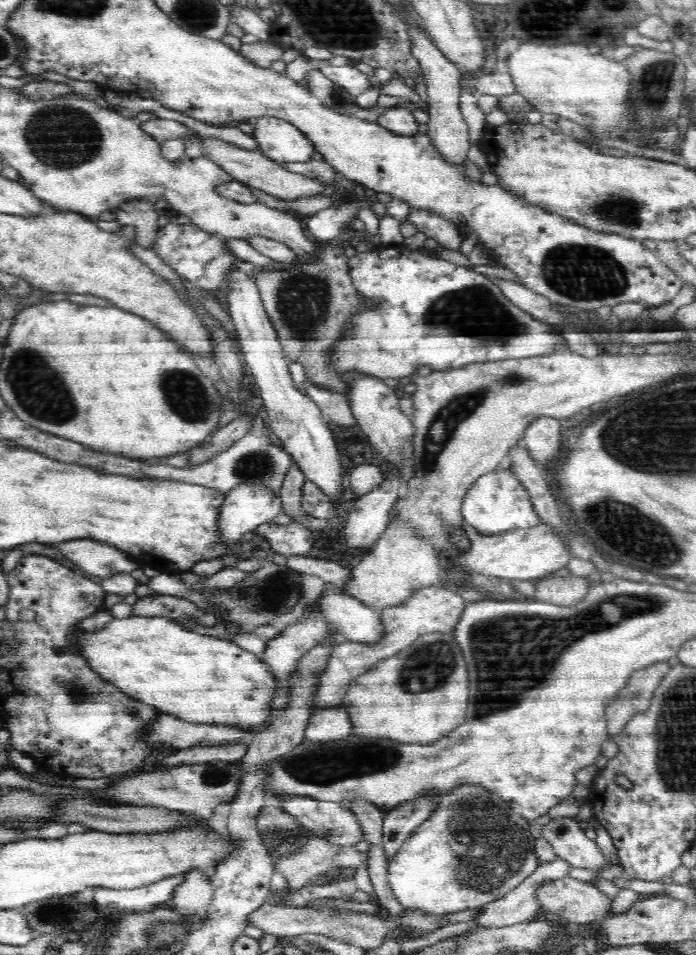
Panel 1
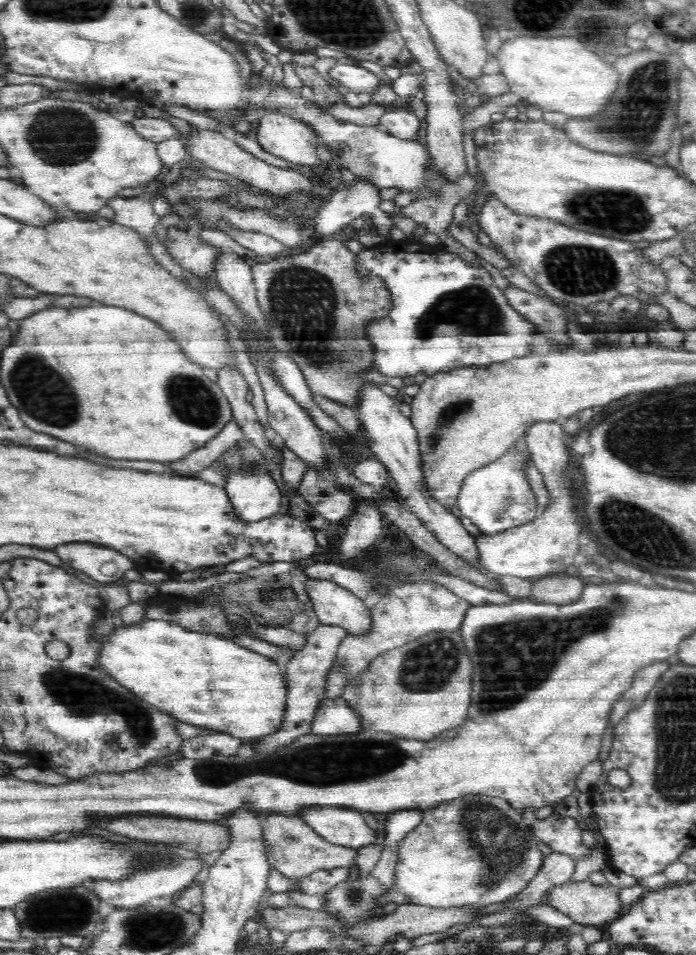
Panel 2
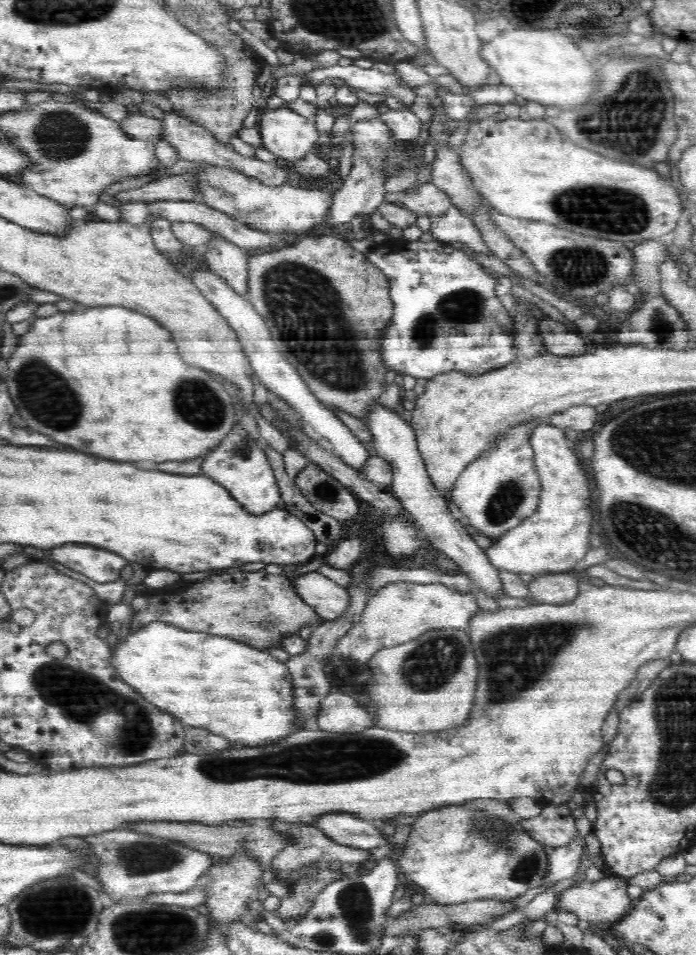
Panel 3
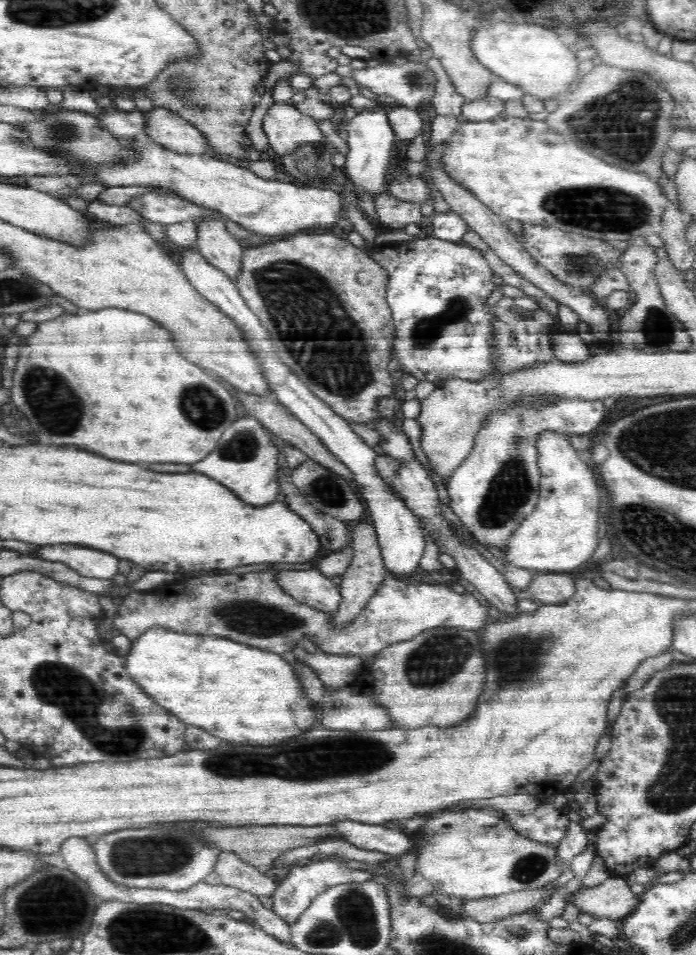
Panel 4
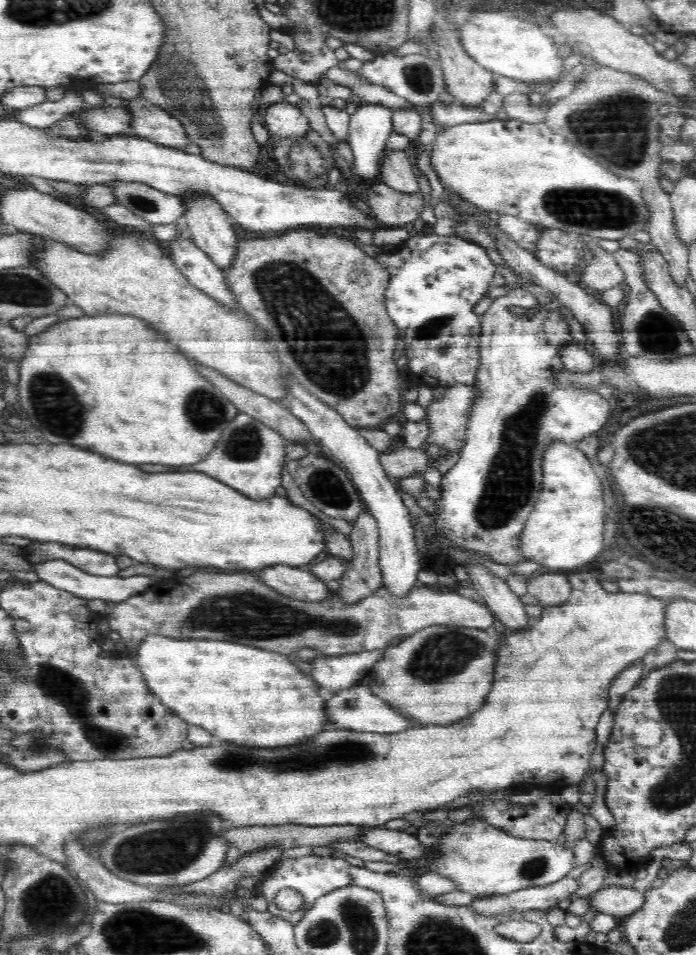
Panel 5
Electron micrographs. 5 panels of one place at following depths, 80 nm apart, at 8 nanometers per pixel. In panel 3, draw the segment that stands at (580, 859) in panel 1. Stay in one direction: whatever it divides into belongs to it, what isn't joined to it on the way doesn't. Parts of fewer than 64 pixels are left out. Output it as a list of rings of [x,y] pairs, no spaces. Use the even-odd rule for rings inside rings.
[[[566,803],[546,806],[538,816],[520,820],[522,830],[528,831],[530,837],[552,850],[566,846],[578,838],[574,822],[576,819],[572,817]]]

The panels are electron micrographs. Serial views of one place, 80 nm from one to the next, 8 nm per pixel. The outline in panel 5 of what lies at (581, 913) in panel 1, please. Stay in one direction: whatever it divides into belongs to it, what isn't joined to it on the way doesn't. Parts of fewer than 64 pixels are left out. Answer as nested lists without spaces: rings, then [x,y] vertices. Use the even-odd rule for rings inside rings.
[[[608,886],[590,896],[590,908],[601,914],[626,918],[644,906],[646,894],[624,886]]]

